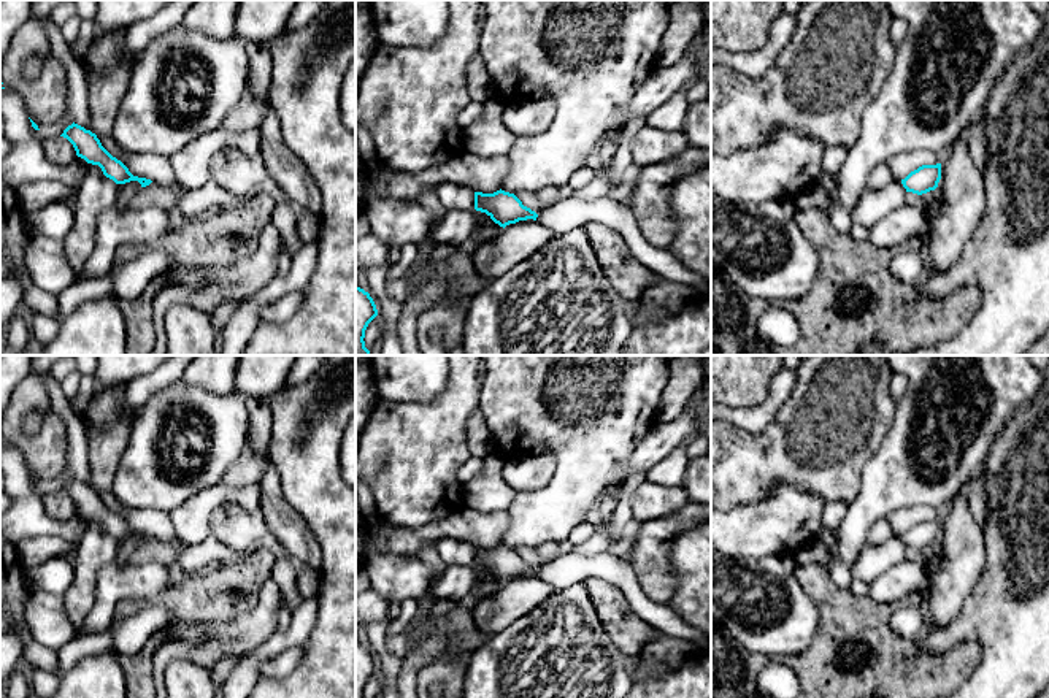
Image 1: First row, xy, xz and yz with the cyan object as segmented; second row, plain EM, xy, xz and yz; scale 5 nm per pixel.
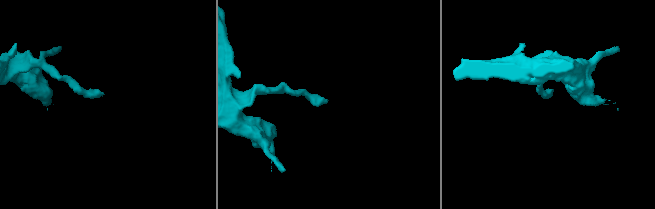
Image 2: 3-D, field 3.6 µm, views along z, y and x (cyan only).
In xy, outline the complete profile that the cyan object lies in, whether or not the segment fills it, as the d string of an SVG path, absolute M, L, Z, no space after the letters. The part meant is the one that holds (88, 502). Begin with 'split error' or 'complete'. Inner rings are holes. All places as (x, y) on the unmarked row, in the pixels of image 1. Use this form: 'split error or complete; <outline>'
complete; M73 477L60 492L67 493L73 500L78 512L84 514L87 519L98 520L103 530L116 539L138 536L141 543L146 543L152 538L151 535L133 531L121 516L113 512L102 501L97 490L90 485Z

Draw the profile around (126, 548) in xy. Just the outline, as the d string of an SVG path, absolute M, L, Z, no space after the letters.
M130 536L125 539L117 539L117 552L116 552L116 562L117 563L127 563L132 558L132 554L136 550L136 547L141 544L141 539L138 536Z

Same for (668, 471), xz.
M679 446L646 473L646 481L667 487L681 485L687 465L686 449Z

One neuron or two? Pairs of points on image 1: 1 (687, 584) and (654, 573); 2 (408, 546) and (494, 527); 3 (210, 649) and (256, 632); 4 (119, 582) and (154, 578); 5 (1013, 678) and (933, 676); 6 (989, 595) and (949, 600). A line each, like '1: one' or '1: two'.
1: two
2: one
3: two
4: one
5: two
6: two

